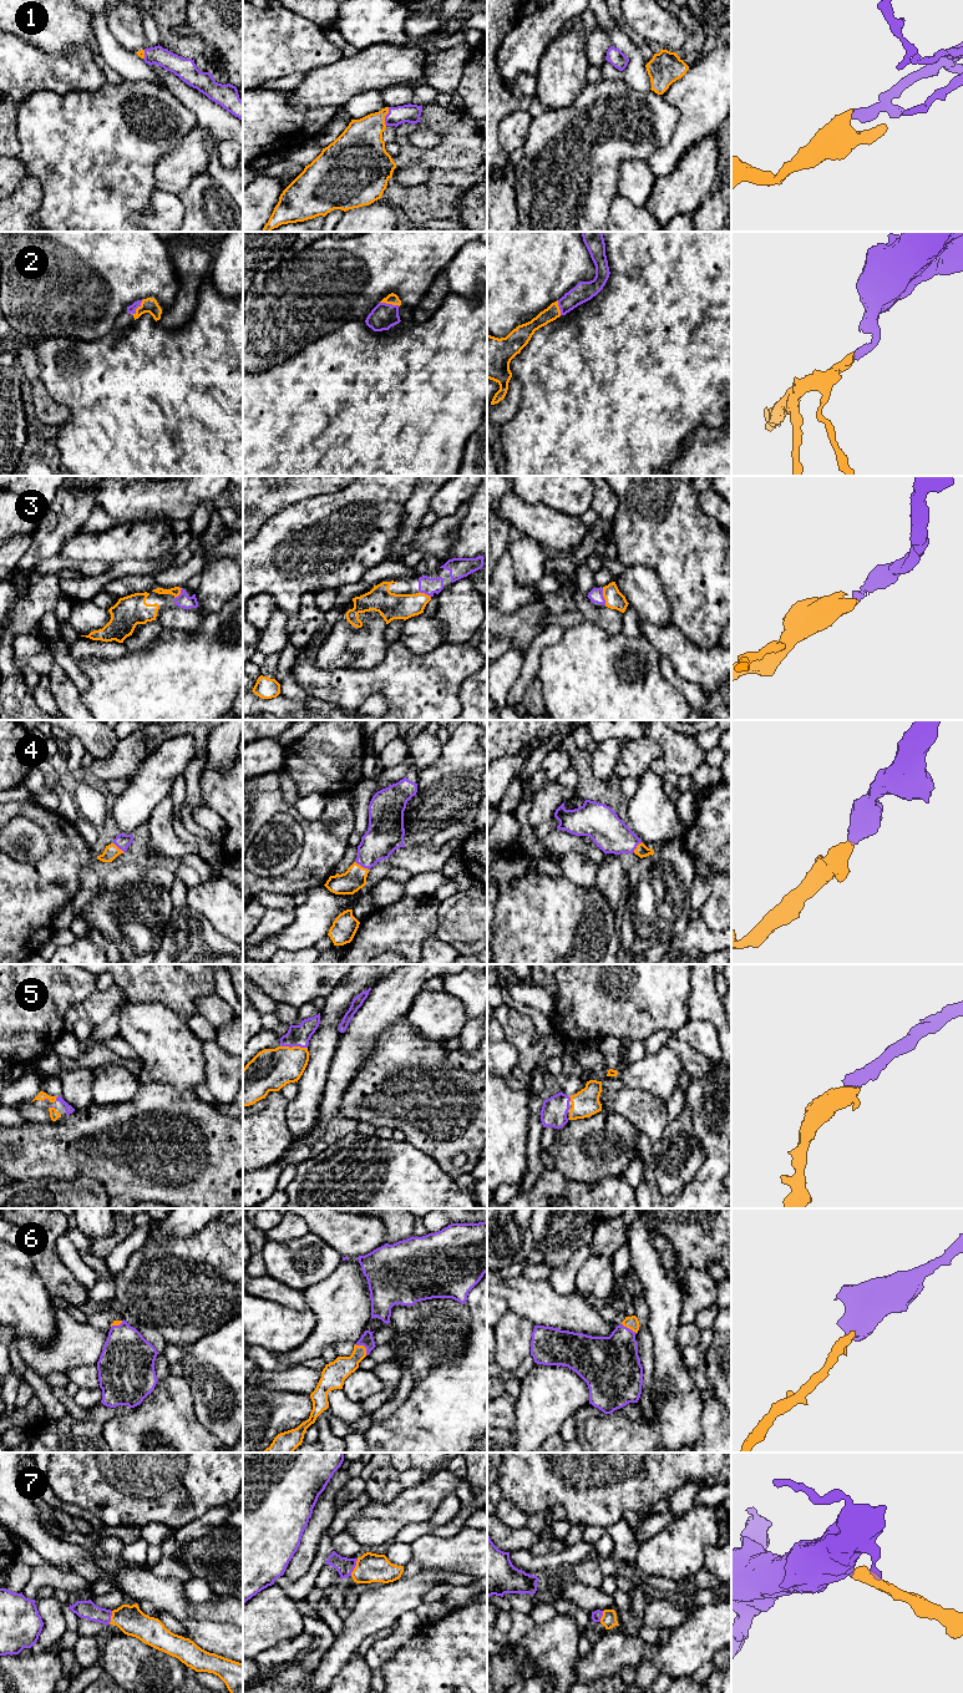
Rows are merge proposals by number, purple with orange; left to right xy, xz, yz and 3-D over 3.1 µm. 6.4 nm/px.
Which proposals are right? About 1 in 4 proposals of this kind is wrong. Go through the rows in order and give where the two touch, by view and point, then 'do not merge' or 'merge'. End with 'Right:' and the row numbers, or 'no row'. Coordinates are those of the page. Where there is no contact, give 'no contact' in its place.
1: meets purple in xz at (385, 116); merge
2: meets purple in xy at (137, 307); merge
3: meets purple in yz at (603, 597); merge
4: meets purple in xz at (363, 866); merge
5: meets purple in xz at (300, 1047); merge
6: meets purple in xz at (364, 1346); merge
7: meets purple in xz at (354, 1567); merge
Right: 1, 2, 3, 4, 5, 6, 7

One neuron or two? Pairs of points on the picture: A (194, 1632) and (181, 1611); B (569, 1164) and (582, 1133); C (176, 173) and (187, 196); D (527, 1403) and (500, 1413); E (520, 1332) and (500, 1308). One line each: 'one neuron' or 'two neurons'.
A: two neurons
B: one neuron
C: two neurons
D: two neurons
E: two neurons

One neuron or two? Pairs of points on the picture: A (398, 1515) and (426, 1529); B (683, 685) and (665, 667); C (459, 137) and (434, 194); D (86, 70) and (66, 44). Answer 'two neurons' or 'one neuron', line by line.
A: two neurons
B: one neuron
C: one neuron
D: two neurons

